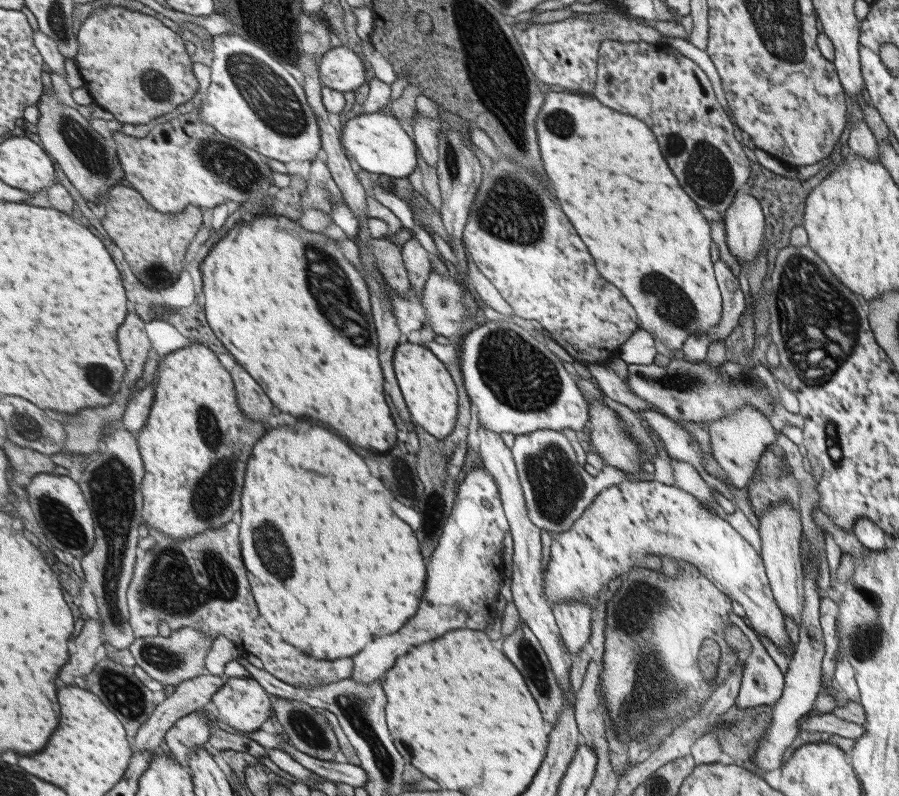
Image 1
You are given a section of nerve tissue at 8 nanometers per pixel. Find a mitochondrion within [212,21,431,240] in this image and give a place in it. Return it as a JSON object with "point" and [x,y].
{"point":[268,95]}

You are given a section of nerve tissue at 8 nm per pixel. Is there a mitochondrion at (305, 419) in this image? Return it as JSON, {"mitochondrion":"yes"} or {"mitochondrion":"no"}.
{"mitochondrion":"no"}

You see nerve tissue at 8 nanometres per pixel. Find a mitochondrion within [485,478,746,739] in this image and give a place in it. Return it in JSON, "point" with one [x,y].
{"point":[650,693]}

